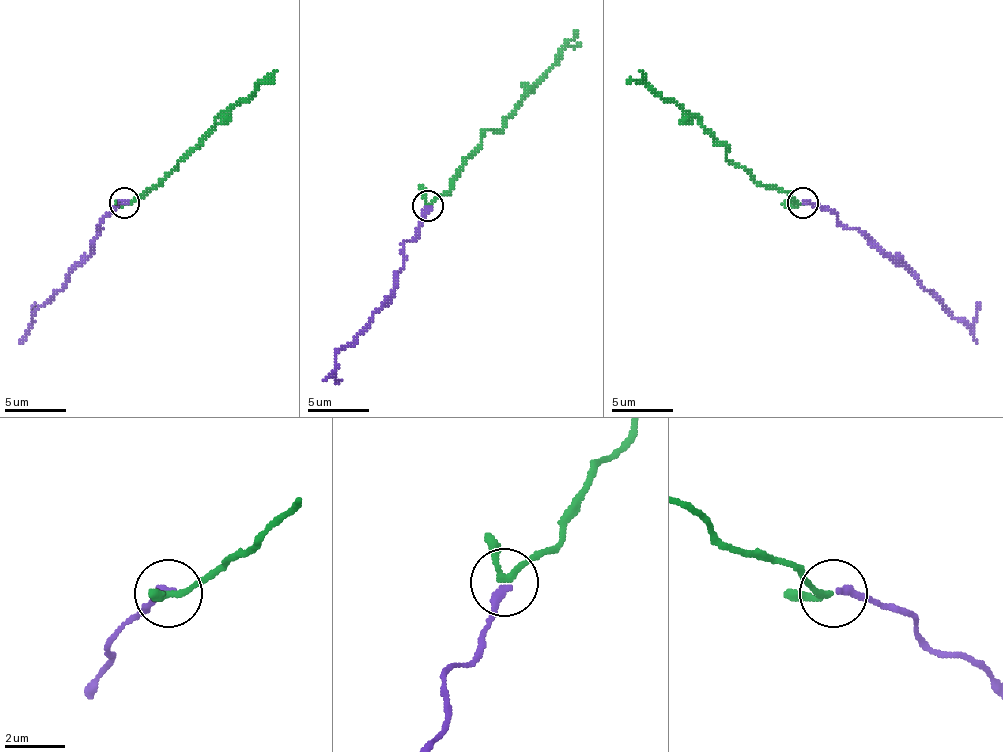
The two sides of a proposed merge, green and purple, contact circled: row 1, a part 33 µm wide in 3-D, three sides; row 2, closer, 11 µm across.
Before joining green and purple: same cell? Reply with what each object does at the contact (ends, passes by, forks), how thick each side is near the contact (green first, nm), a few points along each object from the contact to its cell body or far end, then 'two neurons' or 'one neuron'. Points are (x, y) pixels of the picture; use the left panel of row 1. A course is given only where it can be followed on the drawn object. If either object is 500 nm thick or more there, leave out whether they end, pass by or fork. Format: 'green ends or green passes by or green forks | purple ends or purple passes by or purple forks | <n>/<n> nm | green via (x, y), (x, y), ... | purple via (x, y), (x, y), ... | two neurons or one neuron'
green passes by | purple ends | 180/280 nm | green via (125, 204), (153, 188), (196, 148), (221, 114), (261, 83), (273, 83) | purple via (125, 204), (115, 207), (100, 222), (91, 253), (32, 318), (32, 324), (35, 303) | one neuron

